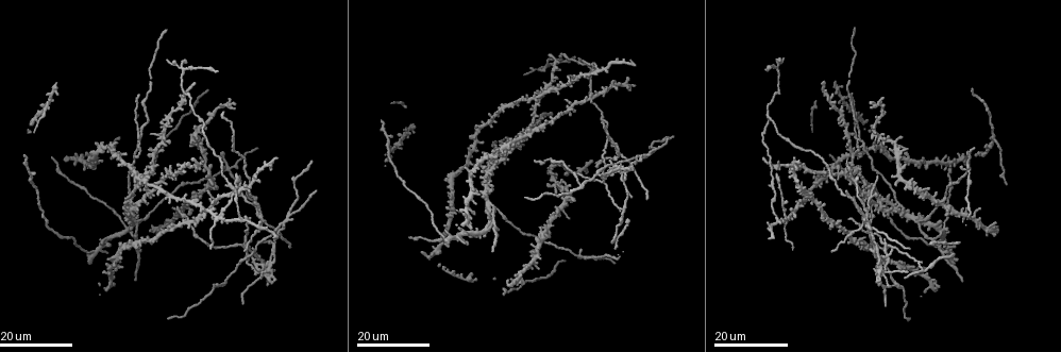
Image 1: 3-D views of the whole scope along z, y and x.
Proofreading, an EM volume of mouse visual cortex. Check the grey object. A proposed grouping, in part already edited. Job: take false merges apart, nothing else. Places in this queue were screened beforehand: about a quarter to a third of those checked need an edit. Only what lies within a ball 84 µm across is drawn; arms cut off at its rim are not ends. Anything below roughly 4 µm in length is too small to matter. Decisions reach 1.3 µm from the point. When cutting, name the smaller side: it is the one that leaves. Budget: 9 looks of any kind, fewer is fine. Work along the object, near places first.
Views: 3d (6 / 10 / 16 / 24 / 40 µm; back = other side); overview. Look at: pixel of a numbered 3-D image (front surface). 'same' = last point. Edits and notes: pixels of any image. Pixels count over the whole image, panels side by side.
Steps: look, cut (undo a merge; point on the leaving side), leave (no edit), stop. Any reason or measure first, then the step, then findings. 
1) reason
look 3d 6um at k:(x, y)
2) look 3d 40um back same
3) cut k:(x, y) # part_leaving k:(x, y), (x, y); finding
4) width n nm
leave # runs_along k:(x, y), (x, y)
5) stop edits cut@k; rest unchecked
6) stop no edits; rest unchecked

small branch off a trunk
look 3d 16um at 1:(616, 155)

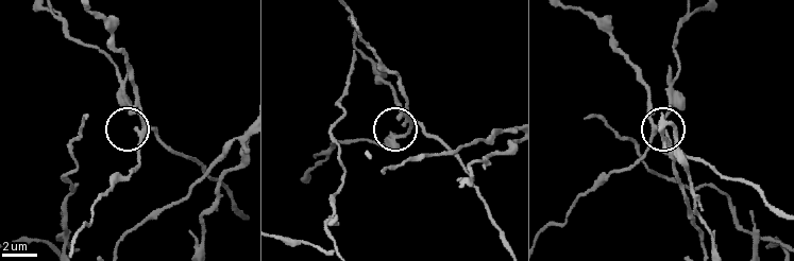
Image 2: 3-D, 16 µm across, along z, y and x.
look 3d 10um at 2:(406, 125)

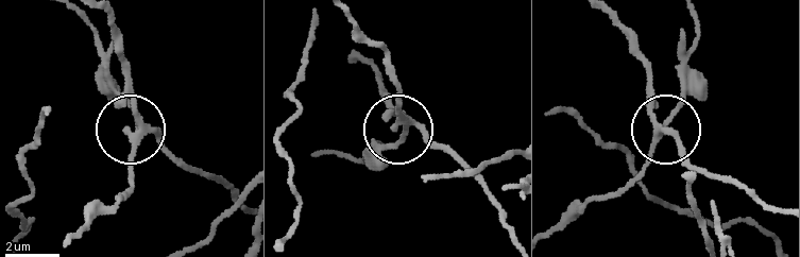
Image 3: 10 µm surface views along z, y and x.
look 3d 10um back at 3:(130, 132)

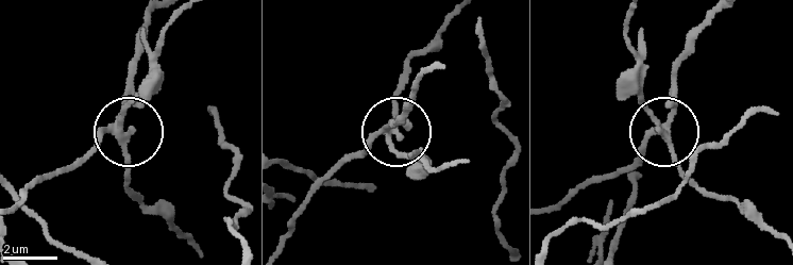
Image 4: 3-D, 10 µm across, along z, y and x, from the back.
side_arm 17 um
cut 4:(125, 171) # part_leaving 4:(124, 133), (127, 109), (172, 19); a second neuron is stuck on

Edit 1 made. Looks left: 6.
arms part here
look 3d 24um at 1:(242, 217)

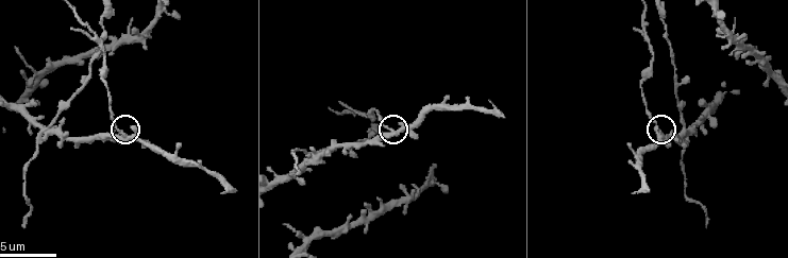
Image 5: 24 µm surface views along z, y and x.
look 3d 10um at 5:(119, 133)

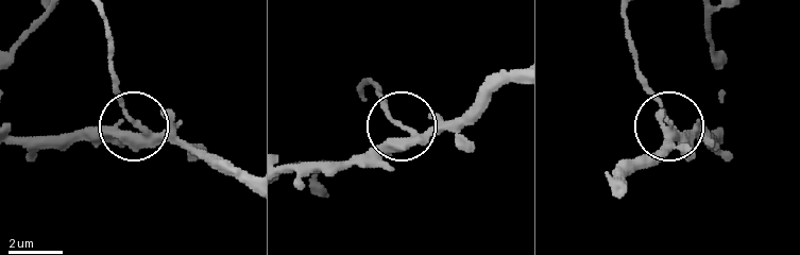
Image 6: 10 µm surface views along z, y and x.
look 3d 6um at 6:(139, 124)

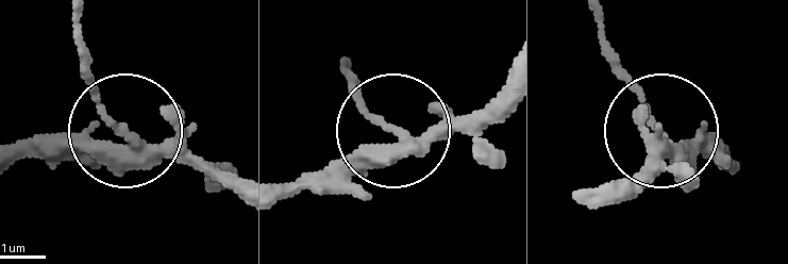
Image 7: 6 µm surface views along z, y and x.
cut 7:(86, 77) # part_leaving 7:(120, 121), (97, 92), (78, 22); a second neuron is stuck on

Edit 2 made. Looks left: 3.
look overview

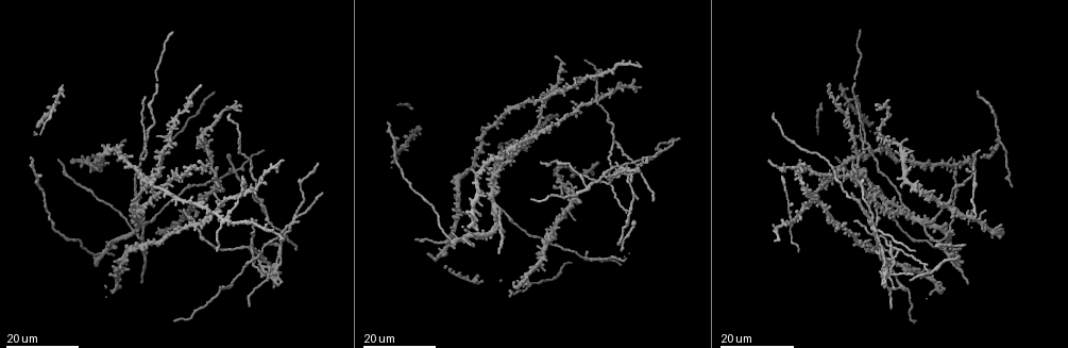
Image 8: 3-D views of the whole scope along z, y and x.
three-way junction
look 3d 24um at 8:(221, 222)

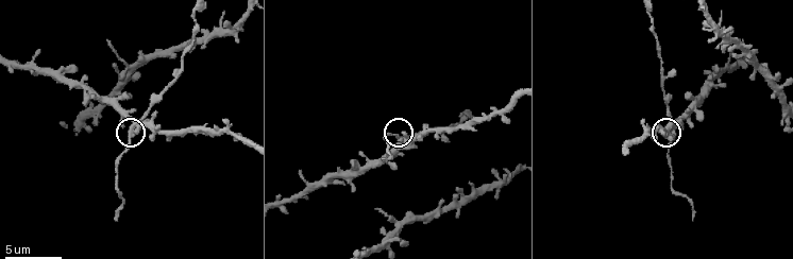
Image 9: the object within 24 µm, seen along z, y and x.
look 3d 10um at 9:(136, 129)

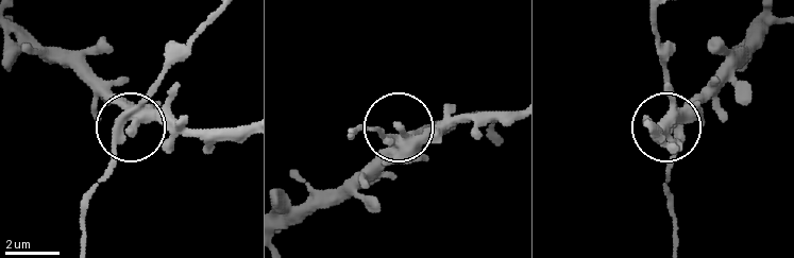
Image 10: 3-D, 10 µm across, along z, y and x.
arms 3
cut 10:(153, 91) # a second neuron is stuck on

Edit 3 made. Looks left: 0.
stop edits cut@4, cut@7, cut@10; rest unchecked

